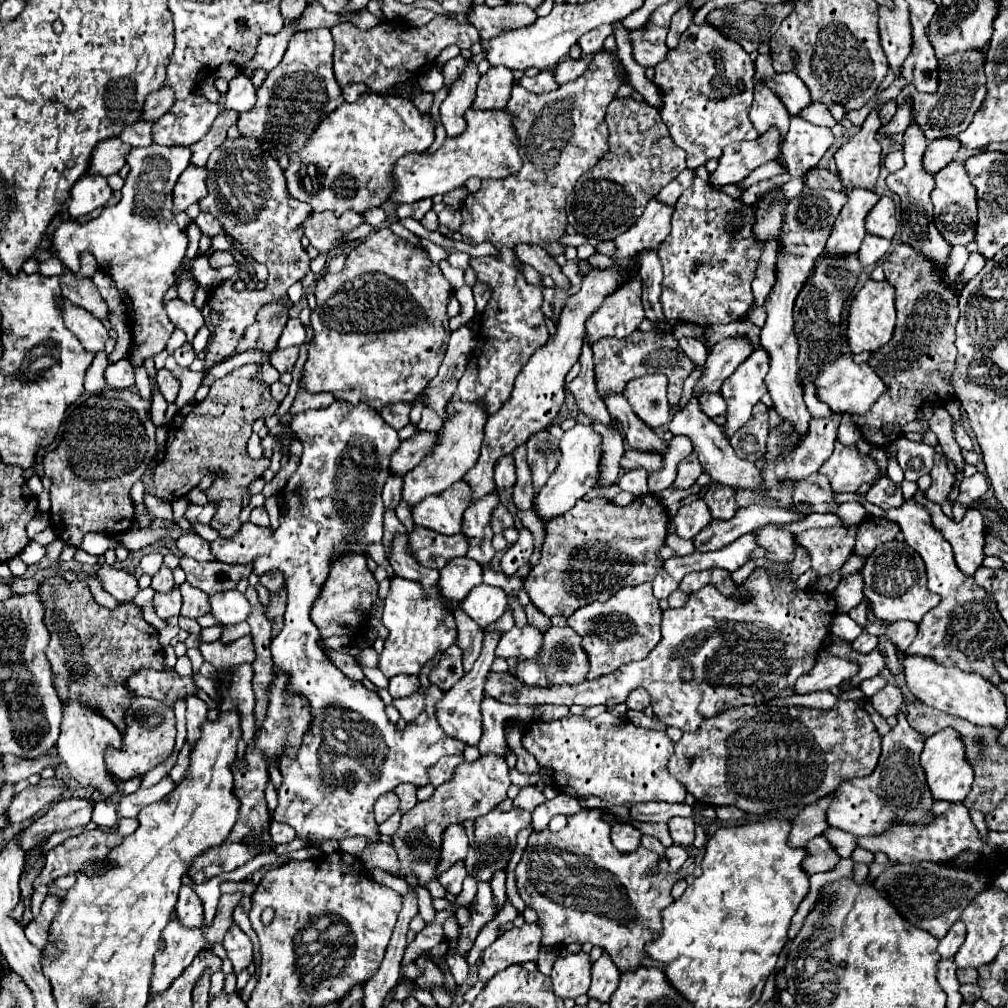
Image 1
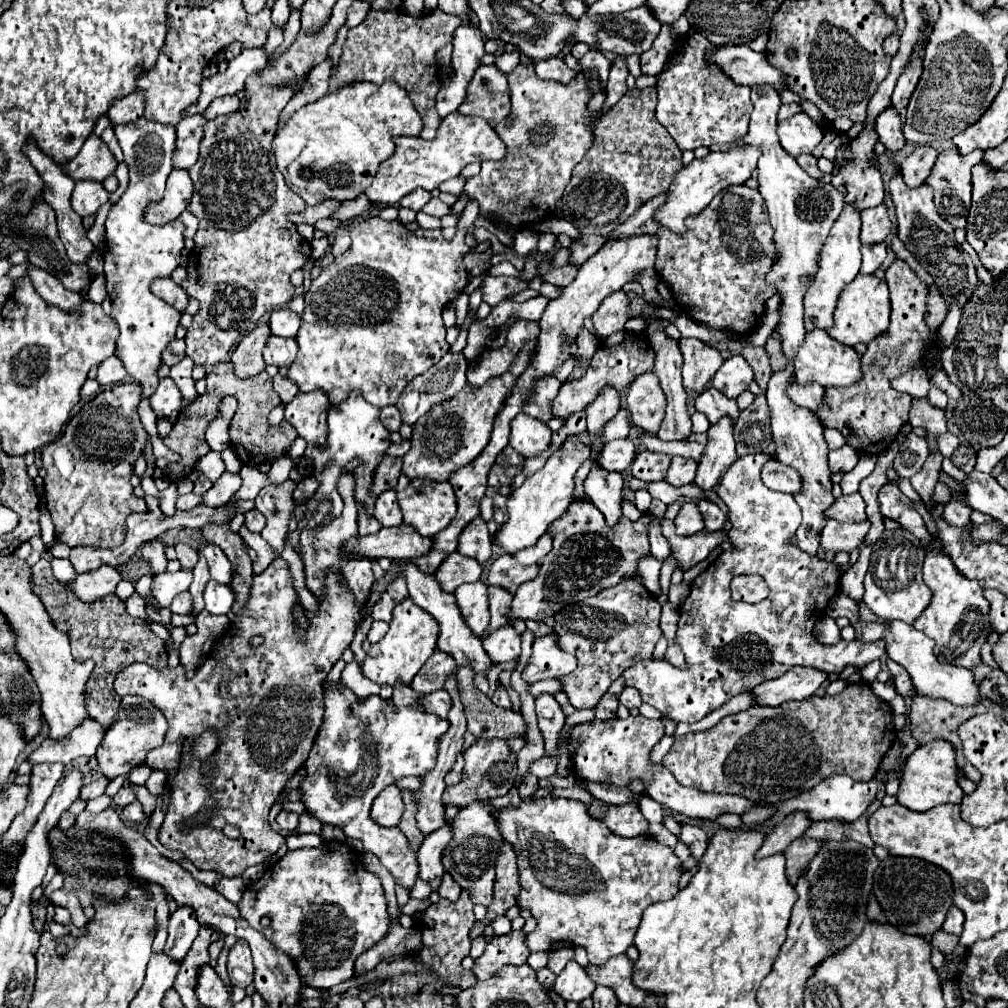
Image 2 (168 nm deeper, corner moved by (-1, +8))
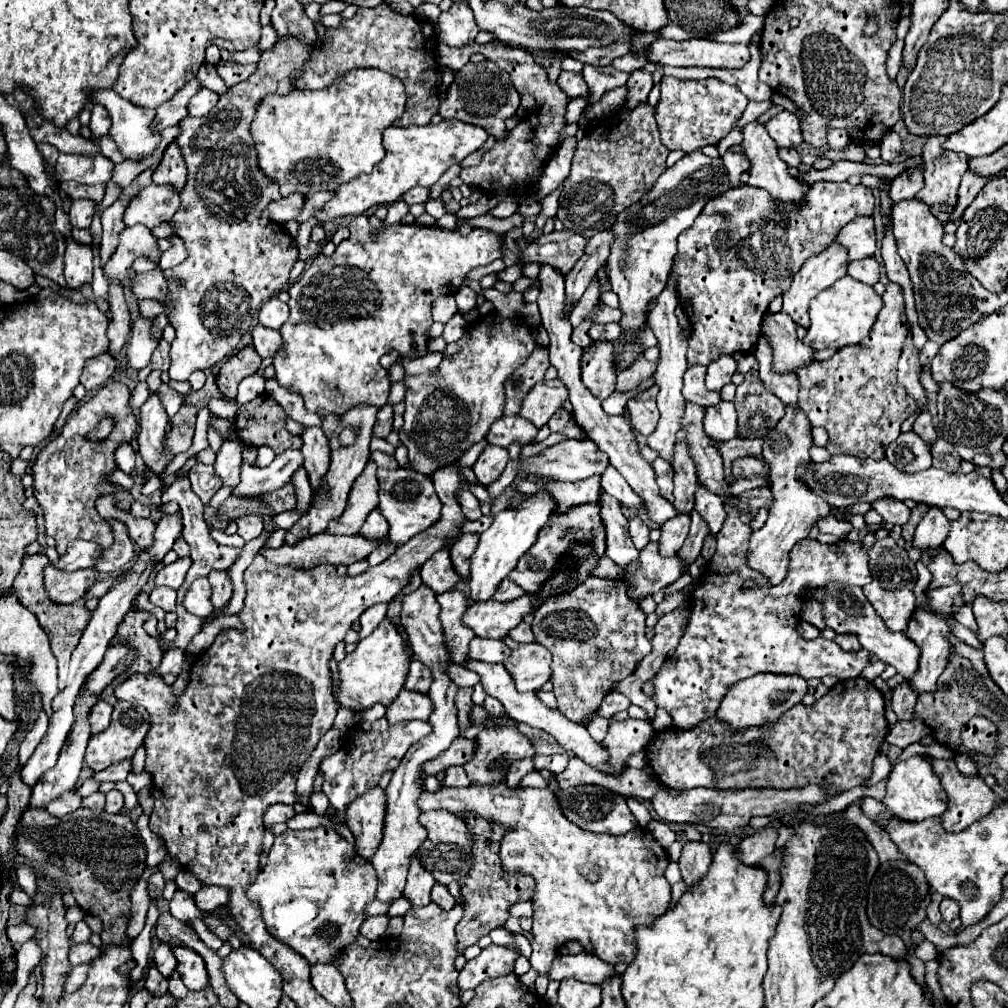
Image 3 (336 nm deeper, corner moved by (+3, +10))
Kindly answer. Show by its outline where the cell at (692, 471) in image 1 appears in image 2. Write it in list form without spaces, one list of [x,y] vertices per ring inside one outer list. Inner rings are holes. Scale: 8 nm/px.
[[[673,456],[671,458],[671,466],[665,474],[665,482],[669,482],[671,486],[679,488],[685,484],[691,484],[695,478],[695,470],[697,470],[697,462],[691,458],[683,458],[683,456]]]

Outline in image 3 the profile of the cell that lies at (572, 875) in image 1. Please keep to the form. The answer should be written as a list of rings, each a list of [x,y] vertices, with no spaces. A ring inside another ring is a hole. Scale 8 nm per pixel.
[[[497,784],[497,786],[467,786],[467,788],[441,788],[439,792],[431,794],[431,792],[425,792],[423,794],[423,800],[419,800],[419,806],[425,810],[439,810],[439,808],[445,808],[449,812],[457,812],[457,814],[463,814],[463,812],[473,812],[477,816],[483,816],[485,820],[489,822],[497,822],[501,826],[509,826],[509,832],[503,836],[501,840],[501,850],[499,850],[499,856],[501,856],[501,862],[503,862],[503,870],[505,872],[521,872],[521,874],[529,874],[533,876],[535,880],[535,894],[531,898],[533,902],[533,912],[535,912],[535,918],[533,918],[533,928],[531,932],[535,932],[533,940],[531,940],[531,948],[533,948],[533,954],[531,954],[531,966],[539,972],[537,976],[537,982],[535,982],[535,992],[539,996],[545,996],[545,990],[547,990],[547,984],[549,984],[549,974],[547,974],[547,968],[551,968],[551,958],[555,956],[555,950],[559,950],[565,942],[579,942],[583,946],[585,952],[589,954],[595,954],[599,956],[601,960],[609,962],[609,964],[619,964],[619,962],[625,962],[625,964],[631,964],[633,956],[635,956],[635,934],[633,934],[633,928],[637,928],[639,924],[649,924],[655,916],[661,916],[669,904],[671,904],[671,884],[667,882],[665,878],[665,868],[669,864],[669,856],[667,852],[657,844],[657,840],[653,838],[653,834],[645,828],[635,828],[631,832],[627,832],[625,836],[613,836],[613,834],[595,834],[595,832],[587,832],[587,830],[581,830],[577,824],[569,822],[561,810],[561,804],[559,804],[559,798],[555,792],[551,792],[549,788],[519,788],[519,790],[511,790],[507,788],[505,784]]]

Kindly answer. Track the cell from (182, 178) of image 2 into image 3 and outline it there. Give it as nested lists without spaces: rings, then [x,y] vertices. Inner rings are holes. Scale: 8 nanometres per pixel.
[[[151,184],[131,200],[123,220],[127,226],[145,224],[147,228],[155,228],[161,222],[171,220],[179,206],[181,196],[171,184]]]

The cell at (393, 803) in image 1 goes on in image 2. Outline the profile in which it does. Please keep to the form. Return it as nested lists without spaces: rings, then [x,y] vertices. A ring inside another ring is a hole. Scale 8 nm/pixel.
[[[387,786],[371,806],[371,820],[383,828],[393,828],[403,816],[405,804],[397,786]]]

